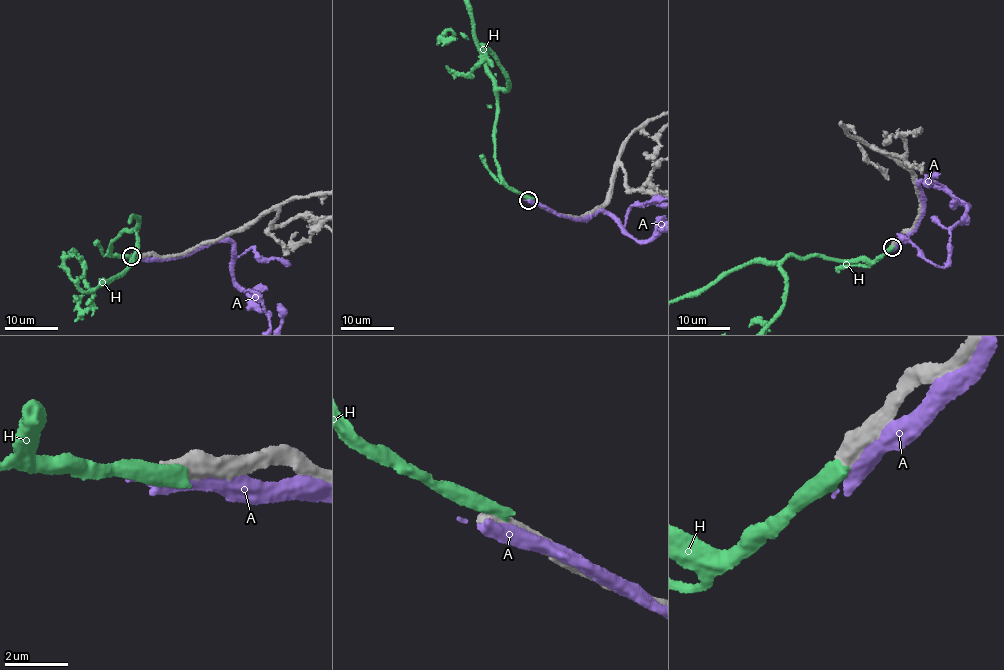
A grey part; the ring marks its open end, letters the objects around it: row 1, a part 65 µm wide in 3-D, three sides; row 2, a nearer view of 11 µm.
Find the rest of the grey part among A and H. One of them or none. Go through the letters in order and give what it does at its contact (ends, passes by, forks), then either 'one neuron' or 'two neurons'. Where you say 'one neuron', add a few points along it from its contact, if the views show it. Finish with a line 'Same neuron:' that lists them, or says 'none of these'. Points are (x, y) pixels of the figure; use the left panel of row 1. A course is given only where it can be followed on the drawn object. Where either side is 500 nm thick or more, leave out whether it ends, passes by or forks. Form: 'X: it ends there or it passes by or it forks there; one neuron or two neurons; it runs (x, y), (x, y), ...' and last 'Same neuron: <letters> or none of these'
A: two neurons
H: two neurons
Same neuron: none of these

